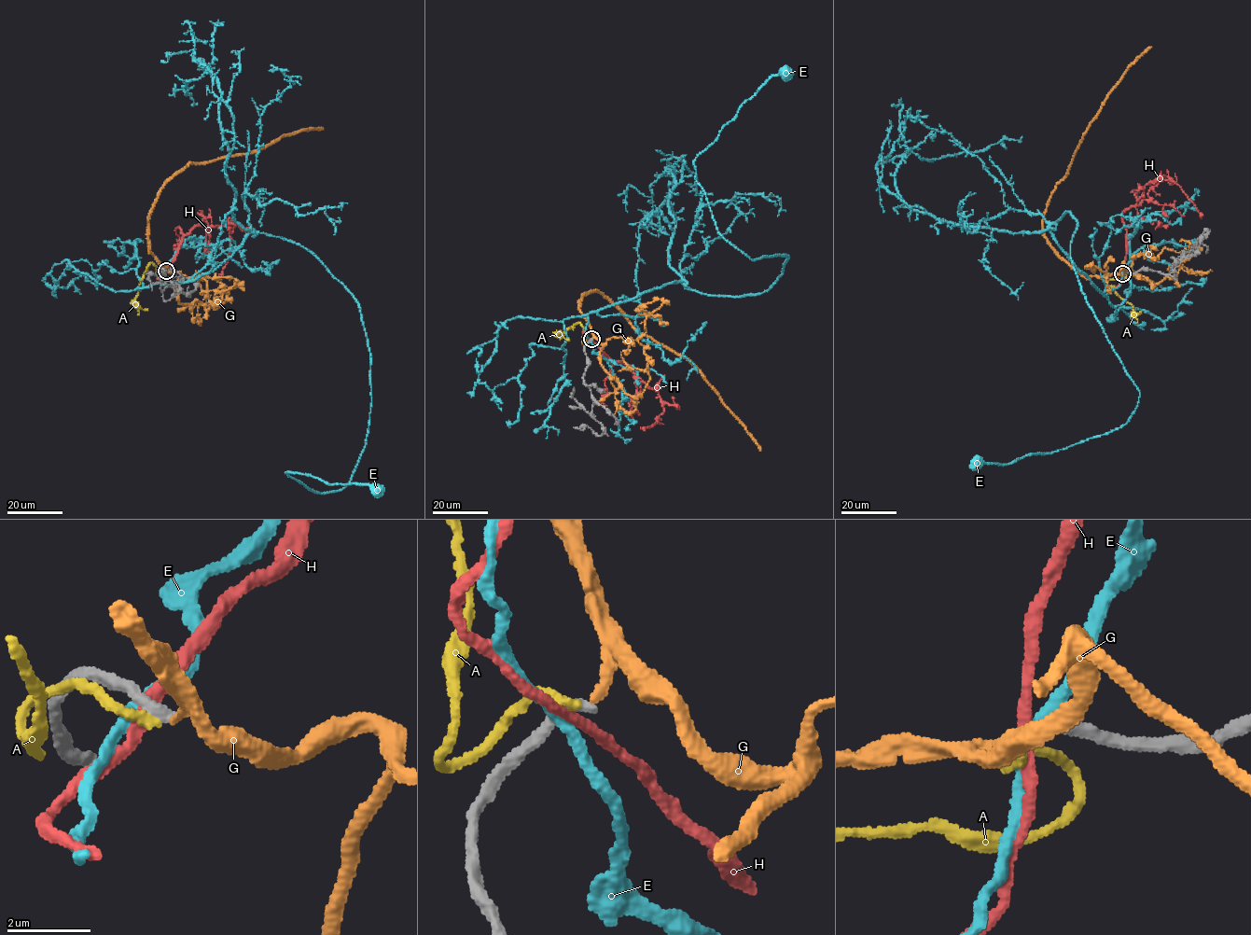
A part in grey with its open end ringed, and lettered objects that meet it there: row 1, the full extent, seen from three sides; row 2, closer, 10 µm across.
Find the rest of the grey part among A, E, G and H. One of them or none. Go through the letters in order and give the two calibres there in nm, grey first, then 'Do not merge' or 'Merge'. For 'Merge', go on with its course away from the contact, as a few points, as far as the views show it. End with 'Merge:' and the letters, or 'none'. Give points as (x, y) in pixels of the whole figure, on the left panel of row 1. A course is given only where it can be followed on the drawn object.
A: Thickness 320 nm (grey) against 200 nm. Do not merge
E: Thickness 380 nm (grey) against 240 nm. Do not merge
G: Thickness 280 nm (grey) against 200 nm. Merge. Its course: (166, 271), (163, 264), (150, 251), (148, 216), (166, 180), (190, 163), (249, 152), (302, 130), (322, 129)
H: Thickness 360 nm (grey) against 280 nm. Do not merge
Merge: G

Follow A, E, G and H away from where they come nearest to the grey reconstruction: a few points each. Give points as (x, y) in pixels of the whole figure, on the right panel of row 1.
A: (1122, 273), (1126, 275), (1123, 279), (1104, 280), (1132, 305), (1132, 313), (1136, 315), (1141, 311)
E: (1122, 272), (1103, 294), (1049, 230), (1068, 211), (1077, 223), (1080, 290), (1139, 392), (1126, 423), (976, 462)
G: (1122, 273), (1083, 276), (1059, 255), (1044, 234), (1042, 217), (1082, 135), (1129, 67), (1152, 47)
H: (1121, 272), (1126, 254), (1122, 216), (1134, 206), (1148, 183), (1168, 176), (1191, 201), (1200, 217)

